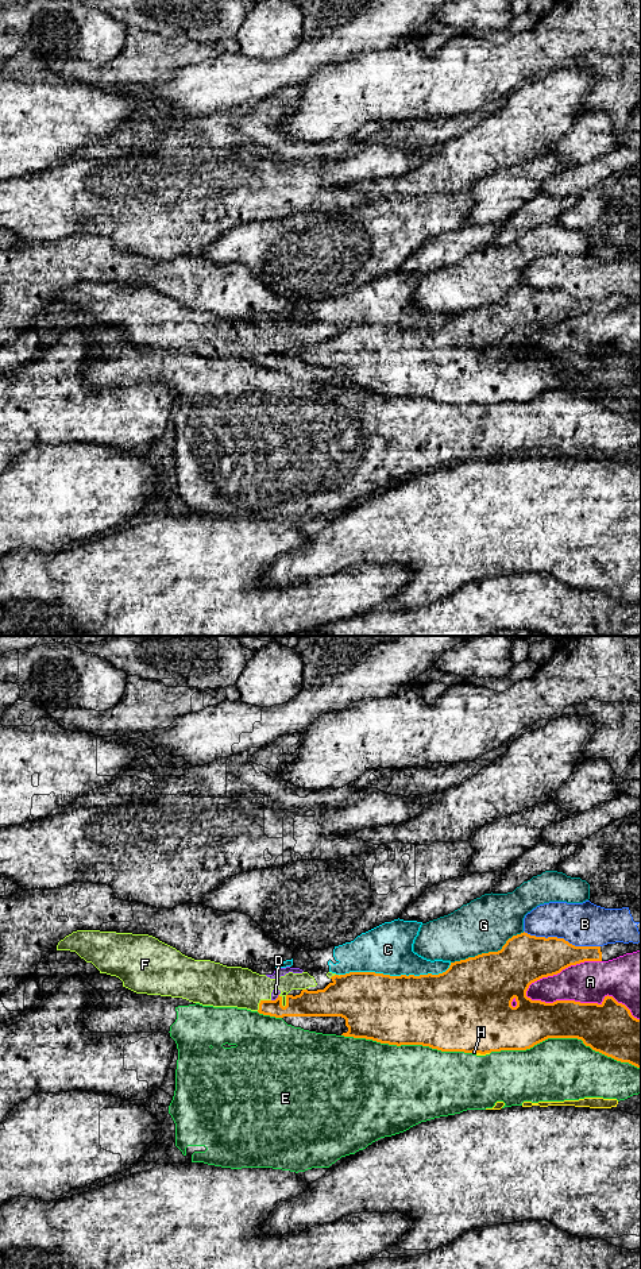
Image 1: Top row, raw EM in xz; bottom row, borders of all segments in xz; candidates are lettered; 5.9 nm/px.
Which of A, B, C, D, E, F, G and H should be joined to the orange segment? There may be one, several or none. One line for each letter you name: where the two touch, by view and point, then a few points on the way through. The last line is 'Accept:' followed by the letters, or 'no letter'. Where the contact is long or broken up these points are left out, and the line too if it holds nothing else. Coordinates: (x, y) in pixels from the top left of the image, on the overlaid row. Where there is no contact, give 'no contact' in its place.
Accept: no letter

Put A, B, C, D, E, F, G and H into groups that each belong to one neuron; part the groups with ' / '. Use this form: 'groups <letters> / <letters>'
groups A / B / C / D F / E / G / H

